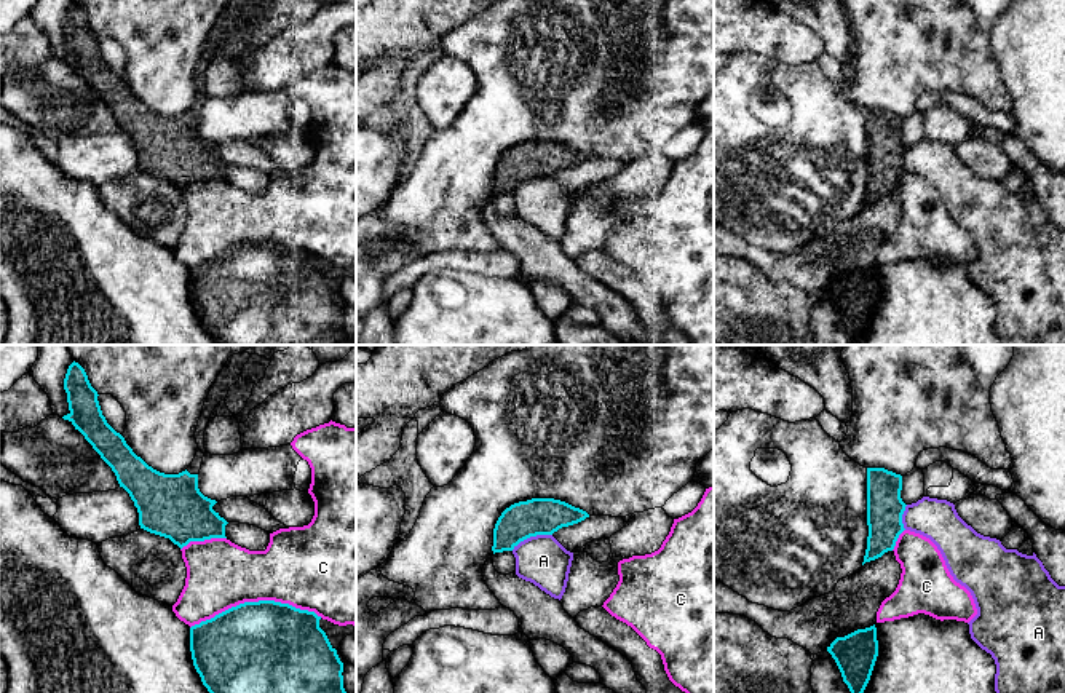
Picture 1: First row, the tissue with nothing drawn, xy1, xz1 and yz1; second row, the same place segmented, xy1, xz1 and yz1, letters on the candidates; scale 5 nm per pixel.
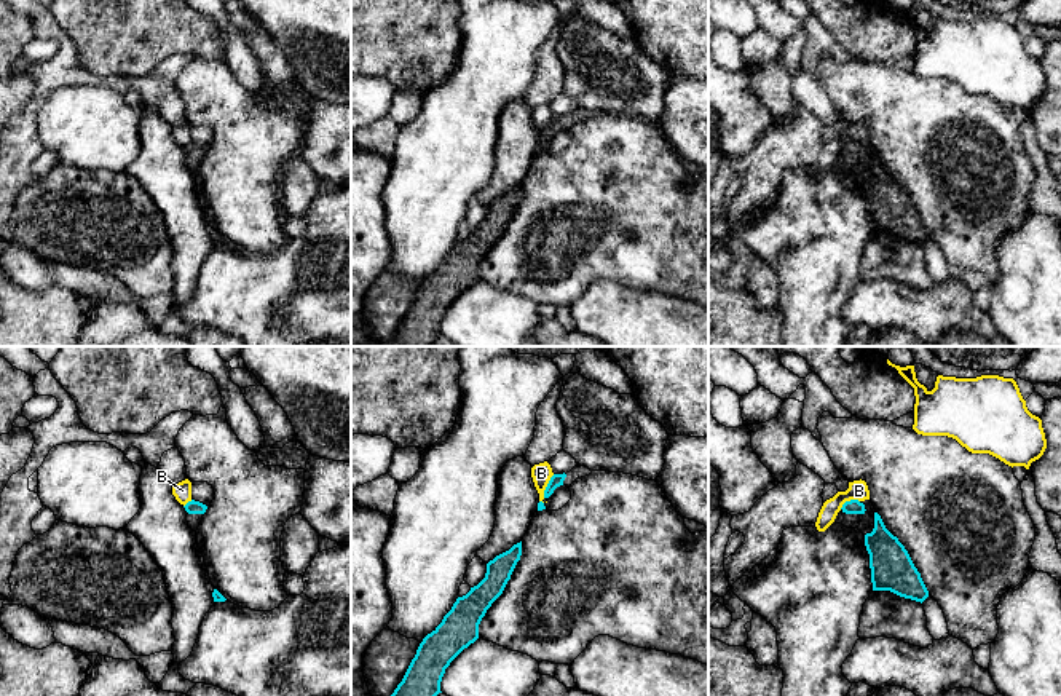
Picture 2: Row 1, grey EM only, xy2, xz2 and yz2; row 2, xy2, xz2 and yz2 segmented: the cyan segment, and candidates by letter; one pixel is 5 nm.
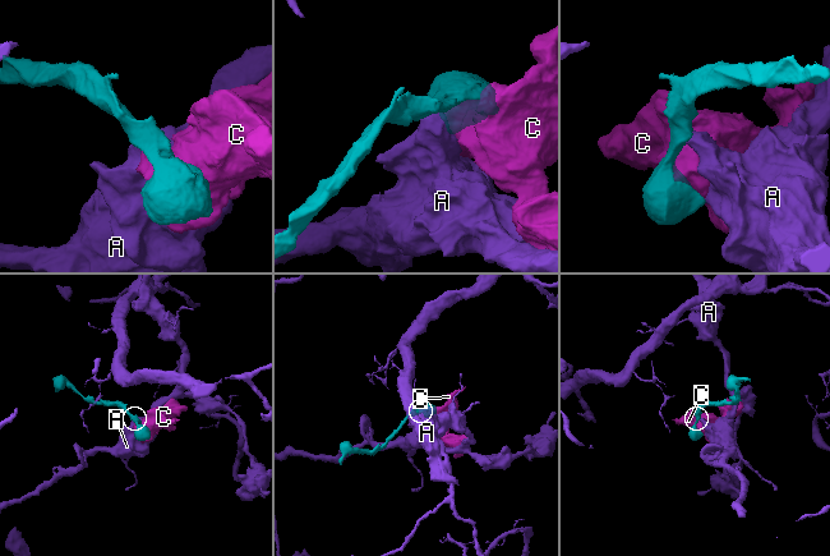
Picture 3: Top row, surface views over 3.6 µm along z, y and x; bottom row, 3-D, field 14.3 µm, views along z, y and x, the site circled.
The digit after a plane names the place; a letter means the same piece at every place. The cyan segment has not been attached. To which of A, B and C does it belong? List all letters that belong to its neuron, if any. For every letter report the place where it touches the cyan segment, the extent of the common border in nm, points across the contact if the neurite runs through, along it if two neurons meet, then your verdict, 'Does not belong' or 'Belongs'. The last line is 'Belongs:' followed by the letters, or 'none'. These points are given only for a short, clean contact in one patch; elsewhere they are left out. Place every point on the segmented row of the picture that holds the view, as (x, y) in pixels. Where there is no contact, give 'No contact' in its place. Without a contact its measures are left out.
A: Touches cyan at xz1 (530, 535). Shared border 220 nm. Belongs
B: Touches cyan at xz2 (548, 486). Shared border 130 nm. Boundary: xz2 (554, 474), (543, 497). Does not belong
C: Touches cyan at xy1 (256, 602). Shared border 650 nm. Does not belong
Belongs: A

